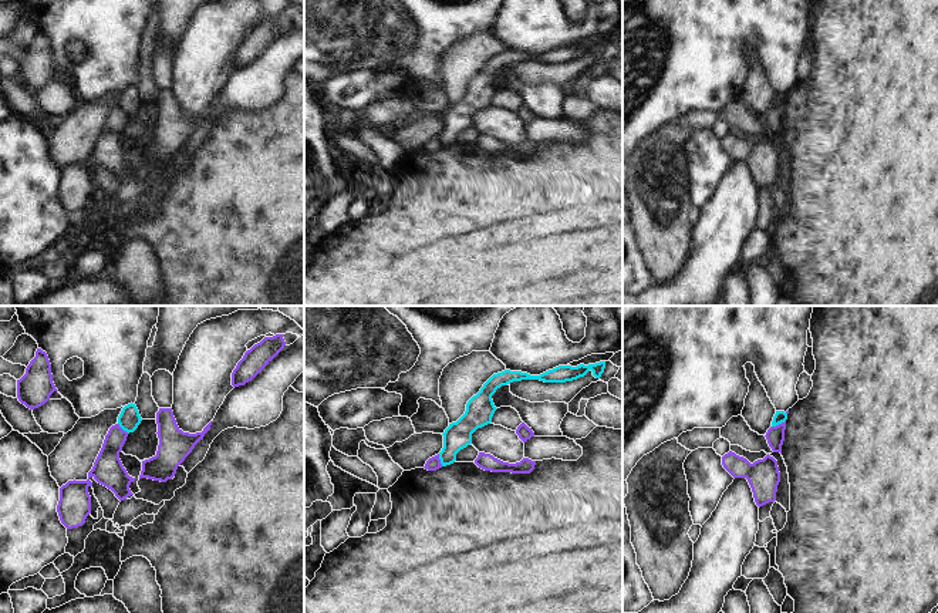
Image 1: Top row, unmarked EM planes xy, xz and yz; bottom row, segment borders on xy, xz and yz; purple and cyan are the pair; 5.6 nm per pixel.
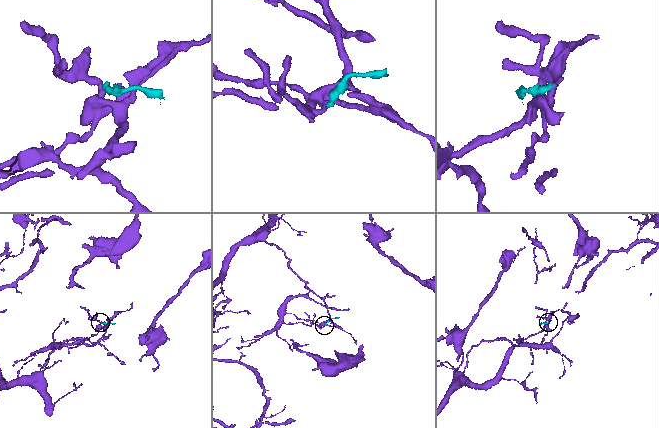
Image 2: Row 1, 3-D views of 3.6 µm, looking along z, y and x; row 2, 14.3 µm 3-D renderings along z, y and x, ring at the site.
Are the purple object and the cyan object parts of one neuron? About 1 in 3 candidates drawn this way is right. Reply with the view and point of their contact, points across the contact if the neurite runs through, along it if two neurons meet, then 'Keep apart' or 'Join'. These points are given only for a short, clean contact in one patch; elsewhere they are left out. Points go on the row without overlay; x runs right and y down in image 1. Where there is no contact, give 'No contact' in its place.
Touches purple at yz (779, 105). Boundary: yz (785, 101), (772, 108). Keep apart

